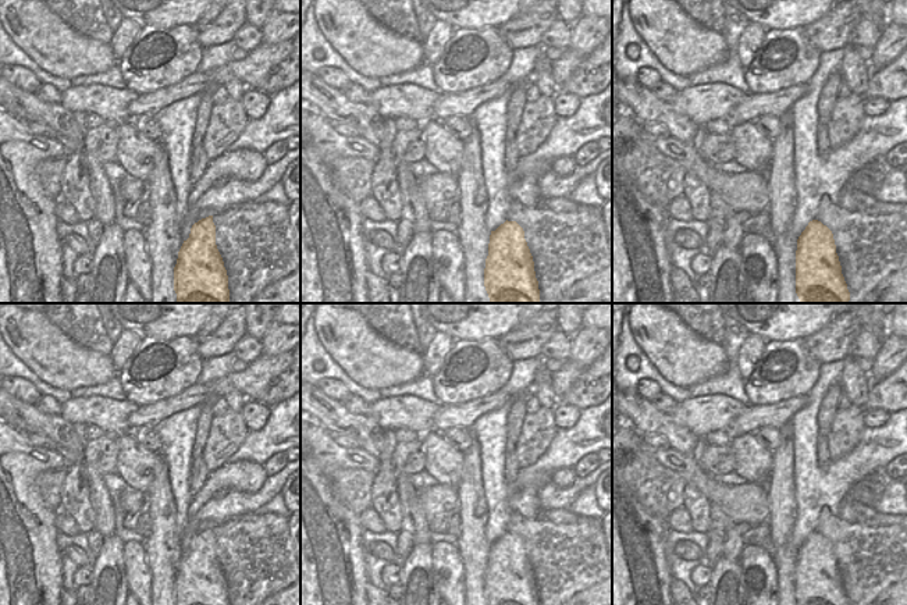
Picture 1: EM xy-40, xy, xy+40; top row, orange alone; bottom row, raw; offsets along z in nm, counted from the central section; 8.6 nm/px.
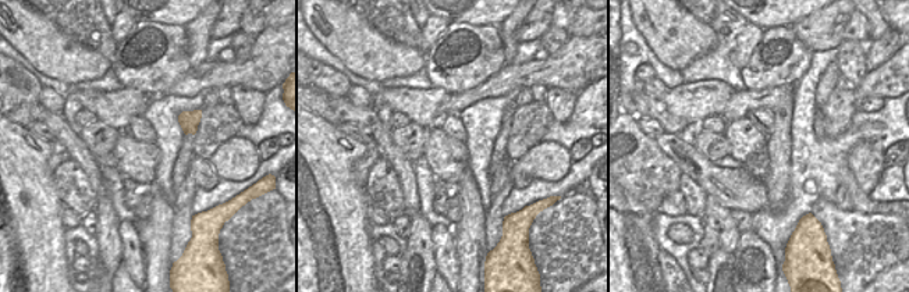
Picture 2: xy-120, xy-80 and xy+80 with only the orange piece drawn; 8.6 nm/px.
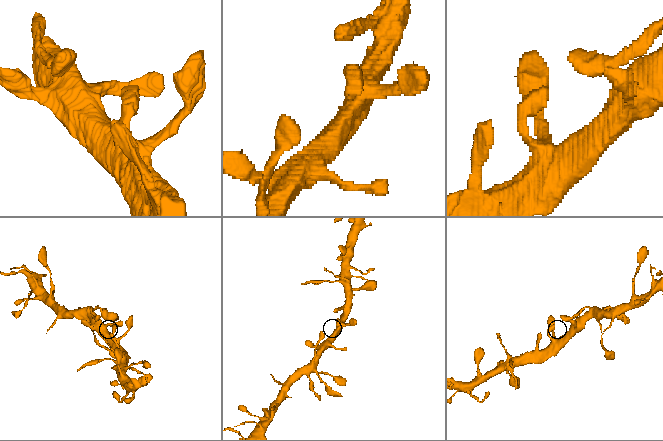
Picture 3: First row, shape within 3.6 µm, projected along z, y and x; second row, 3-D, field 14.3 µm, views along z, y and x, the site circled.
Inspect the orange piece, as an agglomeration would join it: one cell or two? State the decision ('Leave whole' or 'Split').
Leave whole

